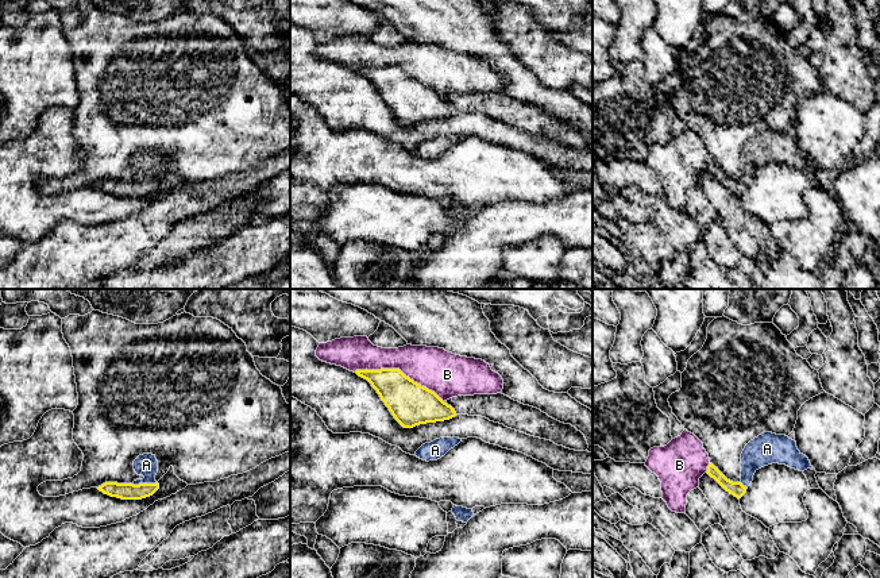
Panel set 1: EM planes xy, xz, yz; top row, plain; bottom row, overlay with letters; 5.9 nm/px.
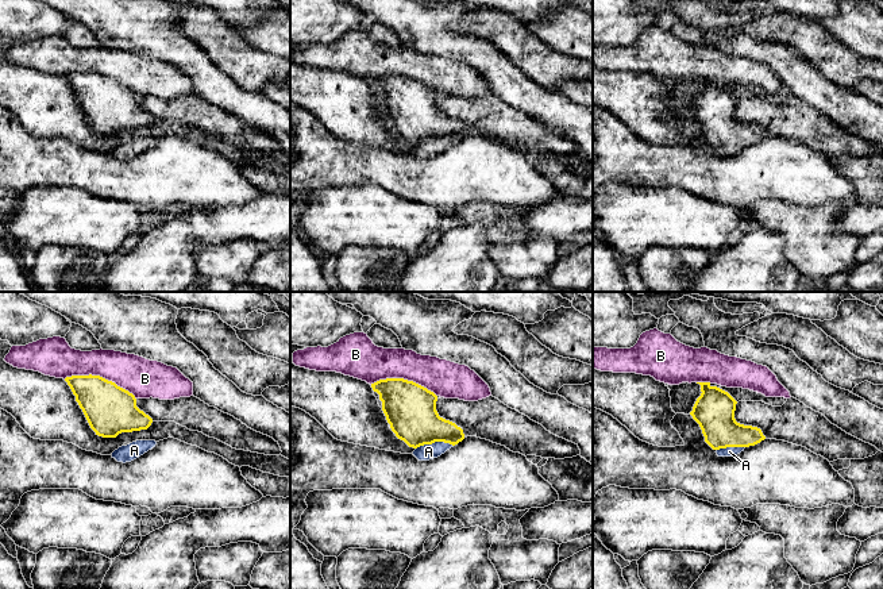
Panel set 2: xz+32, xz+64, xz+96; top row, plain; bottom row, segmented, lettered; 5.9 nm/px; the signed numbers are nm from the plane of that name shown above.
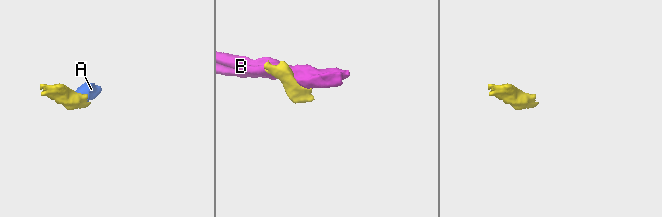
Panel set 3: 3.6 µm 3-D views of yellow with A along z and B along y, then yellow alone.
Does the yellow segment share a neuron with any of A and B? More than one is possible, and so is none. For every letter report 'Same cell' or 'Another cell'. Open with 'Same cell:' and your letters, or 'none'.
Same cell: A
A: Same cell
B: Another cell

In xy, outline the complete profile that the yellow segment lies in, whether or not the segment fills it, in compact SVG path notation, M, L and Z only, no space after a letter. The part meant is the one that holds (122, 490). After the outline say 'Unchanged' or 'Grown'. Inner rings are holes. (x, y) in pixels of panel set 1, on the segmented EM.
M153 454L139 455L134 461L134 470L138 475L143 475L143 479L136 479L132 483L105 482L97 489L111 497L121 500L142 500L153 496L159 483L155 481L158 473L158 461Z. Grown

